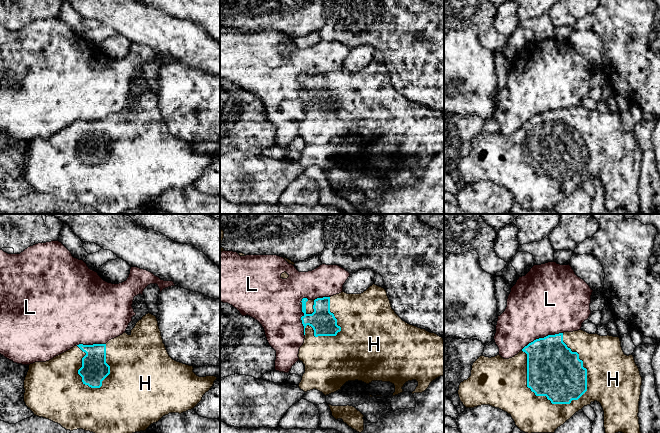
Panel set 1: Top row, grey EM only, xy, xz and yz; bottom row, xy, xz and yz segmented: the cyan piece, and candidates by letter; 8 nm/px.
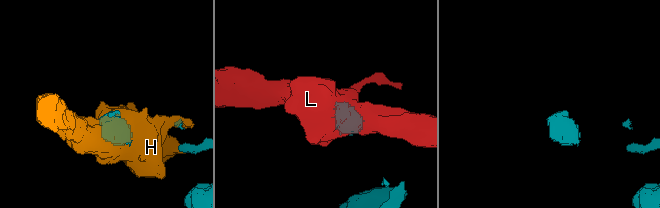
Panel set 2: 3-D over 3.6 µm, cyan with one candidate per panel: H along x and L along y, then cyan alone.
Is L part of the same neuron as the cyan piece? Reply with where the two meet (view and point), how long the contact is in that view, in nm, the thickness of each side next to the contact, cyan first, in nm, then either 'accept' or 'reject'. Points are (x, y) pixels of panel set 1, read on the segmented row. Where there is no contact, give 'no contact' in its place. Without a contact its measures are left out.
yz (541, 338) | 360 nm | 400/480 nm | reject

